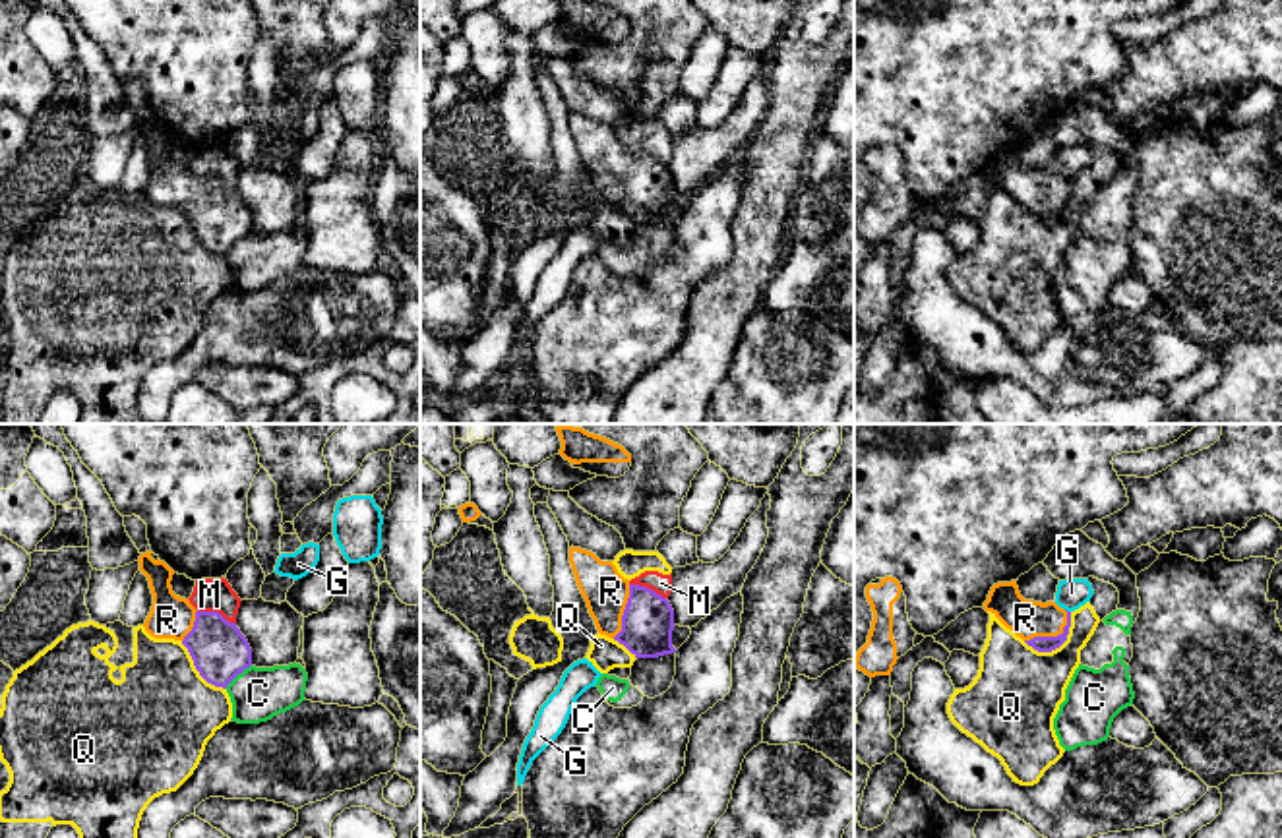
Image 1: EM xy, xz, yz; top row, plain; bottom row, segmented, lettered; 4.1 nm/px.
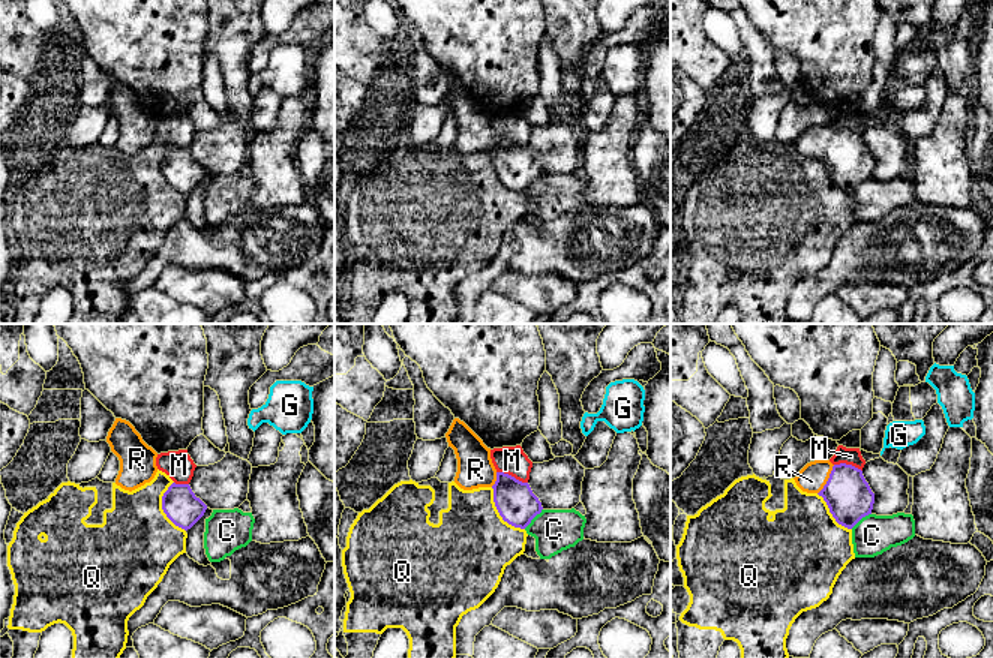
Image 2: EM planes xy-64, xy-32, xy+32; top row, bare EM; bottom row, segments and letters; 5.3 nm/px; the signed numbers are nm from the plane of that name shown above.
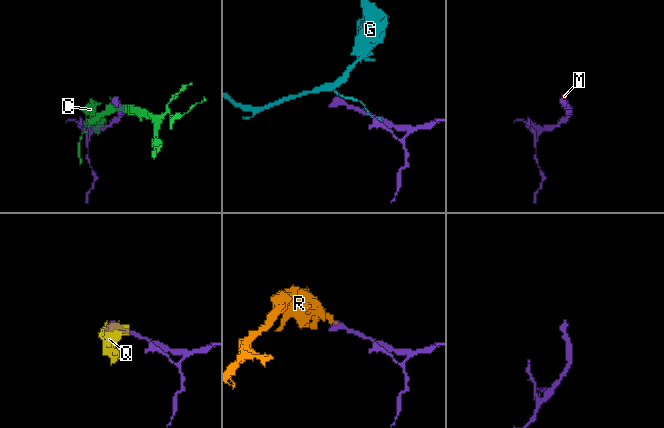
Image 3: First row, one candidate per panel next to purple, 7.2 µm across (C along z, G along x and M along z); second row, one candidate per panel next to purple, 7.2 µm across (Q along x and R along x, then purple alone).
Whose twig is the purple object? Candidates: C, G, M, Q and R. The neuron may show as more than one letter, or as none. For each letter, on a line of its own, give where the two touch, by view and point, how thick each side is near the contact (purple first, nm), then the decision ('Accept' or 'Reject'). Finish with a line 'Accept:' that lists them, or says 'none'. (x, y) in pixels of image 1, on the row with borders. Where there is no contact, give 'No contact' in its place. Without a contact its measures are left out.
C: Touches purple at xy (237, 674). Thickness 240 nm (purple) against 220 nm. Reject
G: Touches purple at yz (1066, 610). Thickness 60 nm (purple) against 130 nm. Reject
M: Touches purple at xy (217, 612). Thickness 240 nm (purple) against 140 nm. Reject
Q: Touches purple at yz (1058, 647). Thickness 60 nm (purple) against 360 nm. Reject
R: Touches purple at yz (1052, 637). Thickness 60 nm (purple) against 160 nm. Accept
Accept: R

